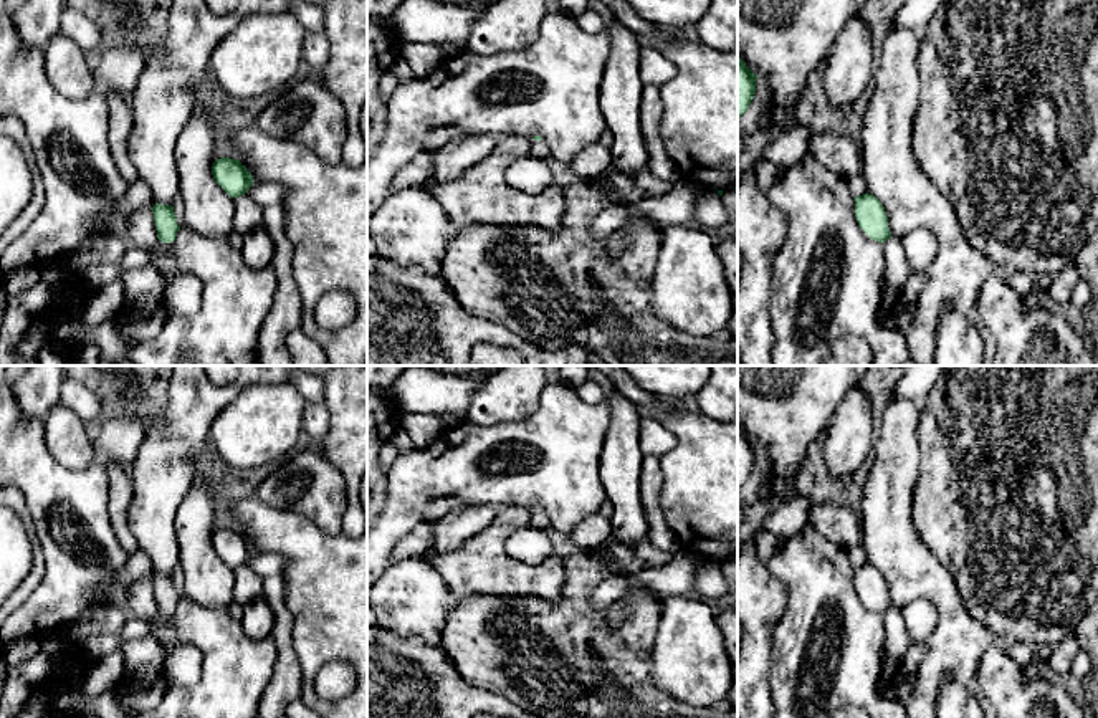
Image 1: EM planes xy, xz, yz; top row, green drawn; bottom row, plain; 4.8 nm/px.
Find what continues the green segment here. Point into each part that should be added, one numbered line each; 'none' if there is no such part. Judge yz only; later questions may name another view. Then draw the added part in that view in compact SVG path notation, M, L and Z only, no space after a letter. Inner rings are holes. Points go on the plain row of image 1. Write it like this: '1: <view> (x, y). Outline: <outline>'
1: yz (897, 644). Outline: M888 609L881 617L885 622L885 658L881 660L881 680L891 690L903 658L913 647L913 640L908 635L900 609Z

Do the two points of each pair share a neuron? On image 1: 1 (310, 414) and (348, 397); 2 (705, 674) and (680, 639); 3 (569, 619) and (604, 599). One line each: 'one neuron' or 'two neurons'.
1: two neurons
2: one neuron
3: two neurons

